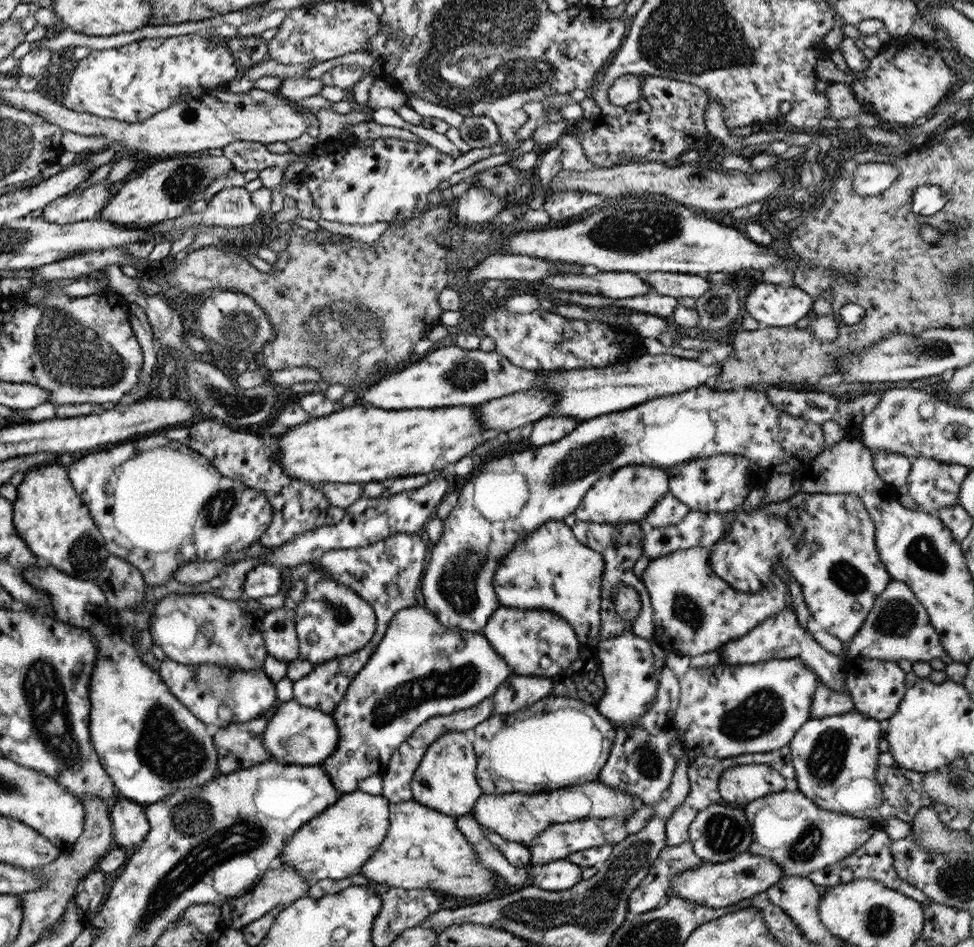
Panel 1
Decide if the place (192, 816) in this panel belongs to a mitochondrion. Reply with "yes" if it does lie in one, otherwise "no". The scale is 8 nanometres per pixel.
yes

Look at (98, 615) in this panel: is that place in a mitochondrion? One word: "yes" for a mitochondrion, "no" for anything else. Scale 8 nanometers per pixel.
no

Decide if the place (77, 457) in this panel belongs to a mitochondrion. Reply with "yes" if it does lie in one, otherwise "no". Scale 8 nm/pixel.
no

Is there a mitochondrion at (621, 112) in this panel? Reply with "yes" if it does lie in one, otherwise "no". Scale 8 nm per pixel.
no

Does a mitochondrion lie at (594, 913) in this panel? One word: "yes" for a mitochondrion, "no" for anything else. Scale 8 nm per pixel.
yes

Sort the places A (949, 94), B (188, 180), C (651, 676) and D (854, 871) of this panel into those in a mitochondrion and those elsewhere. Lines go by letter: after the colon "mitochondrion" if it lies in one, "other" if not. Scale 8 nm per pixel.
A: other
B: mitochondrion
C: other
D: other

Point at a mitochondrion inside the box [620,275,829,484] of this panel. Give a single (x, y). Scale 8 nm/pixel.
(720, 301)

